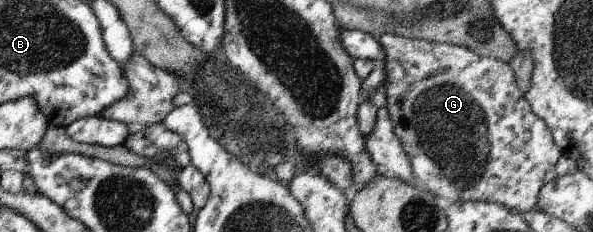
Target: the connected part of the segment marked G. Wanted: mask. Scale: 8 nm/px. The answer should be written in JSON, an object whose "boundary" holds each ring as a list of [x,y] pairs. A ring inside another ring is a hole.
{"boundary":[[[384,33],[379,37],[382,55],[385,59],[384,72],[386,78],[383,83],[390,118],[392,119],[395,135],[400,139],[404,152],[412,163],[412,179],[416,185],[426,187],[436,195],[445,197],[449,204],[456,201],[483,200],[497,202],[507,206],[520,214],[525,214],[537,207],[539,190],[548,181],[555,179],[556,163],[562,156],[562,149],[552,136],[549,126],[532,112],[529,102],[524,98],[524,93],[518,88],[516,77],[511,66],[504,61],[482,56],[469,48],[437,42],[428,42],[419,38],[406,38],[397,34]]]}

